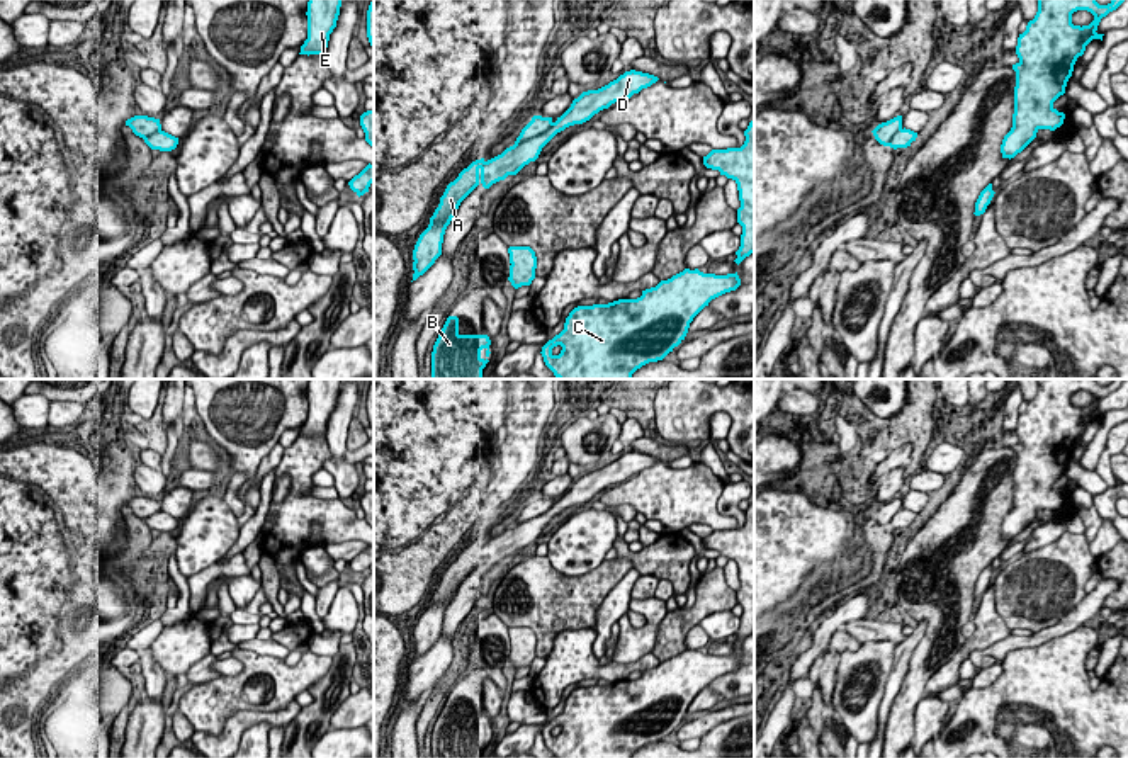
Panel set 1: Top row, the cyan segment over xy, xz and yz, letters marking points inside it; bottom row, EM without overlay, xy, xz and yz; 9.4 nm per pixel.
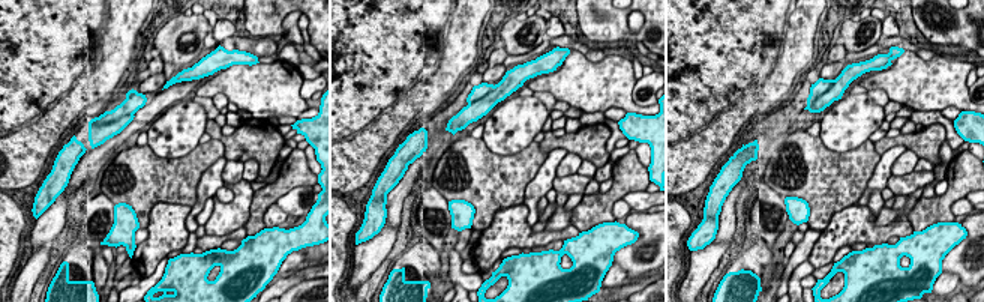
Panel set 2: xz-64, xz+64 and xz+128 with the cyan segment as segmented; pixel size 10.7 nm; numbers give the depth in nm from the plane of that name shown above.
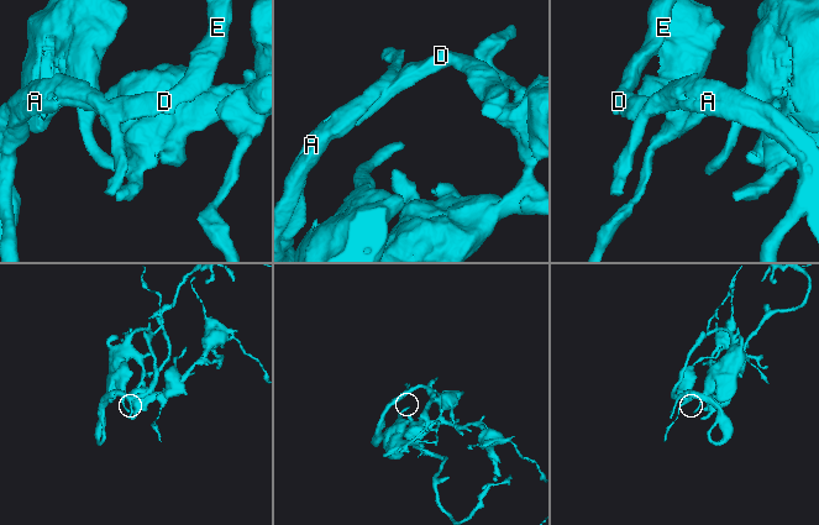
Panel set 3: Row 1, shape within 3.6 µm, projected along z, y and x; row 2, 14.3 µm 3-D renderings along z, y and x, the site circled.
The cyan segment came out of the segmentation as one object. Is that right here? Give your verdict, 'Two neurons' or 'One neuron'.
One neuron

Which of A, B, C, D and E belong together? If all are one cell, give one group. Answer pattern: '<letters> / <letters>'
A B C D E

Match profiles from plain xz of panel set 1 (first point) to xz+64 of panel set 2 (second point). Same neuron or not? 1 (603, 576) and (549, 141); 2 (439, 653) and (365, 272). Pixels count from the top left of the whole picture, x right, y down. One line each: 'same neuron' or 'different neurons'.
1: different neurons
2: same neuron

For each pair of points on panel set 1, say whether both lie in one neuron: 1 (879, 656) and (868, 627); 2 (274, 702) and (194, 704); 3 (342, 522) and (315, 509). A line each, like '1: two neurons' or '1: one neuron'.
1: two neurons
2: one neuron
3: one neuron

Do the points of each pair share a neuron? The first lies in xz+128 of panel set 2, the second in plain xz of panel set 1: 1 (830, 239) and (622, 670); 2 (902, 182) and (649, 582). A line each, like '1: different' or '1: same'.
1: same
2: different

